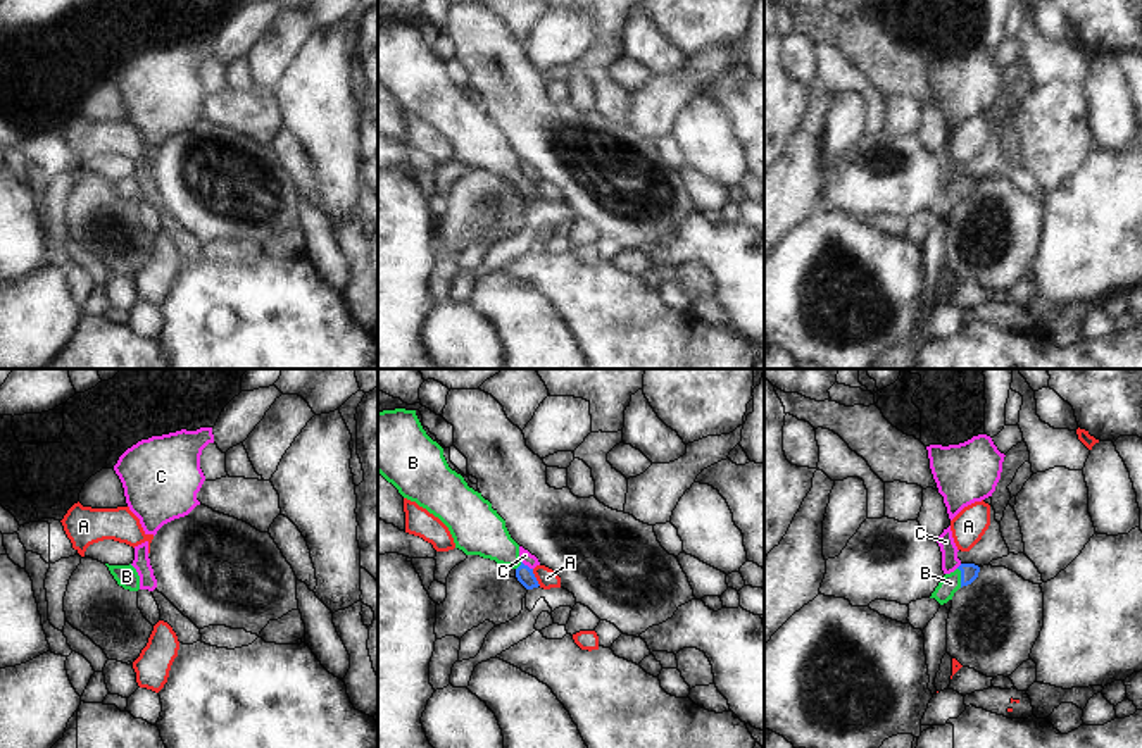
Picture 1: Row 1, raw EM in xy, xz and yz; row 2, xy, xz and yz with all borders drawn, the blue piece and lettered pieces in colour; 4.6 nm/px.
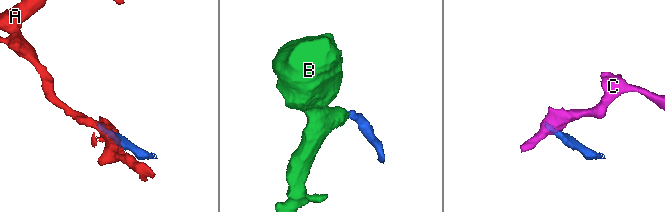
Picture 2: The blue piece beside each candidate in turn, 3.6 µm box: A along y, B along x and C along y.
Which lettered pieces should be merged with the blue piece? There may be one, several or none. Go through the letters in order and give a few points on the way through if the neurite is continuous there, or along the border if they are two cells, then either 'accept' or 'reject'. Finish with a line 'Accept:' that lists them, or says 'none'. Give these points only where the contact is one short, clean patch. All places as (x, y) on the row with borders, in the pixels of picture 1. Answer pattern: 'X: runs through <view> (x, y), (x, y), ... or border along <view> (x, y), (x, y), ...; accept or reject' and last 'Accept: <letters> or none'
A: border along xz (532, 569), (540, 585); reject
B: runs through yz (968, 571), (961, 578), (951, 583); accept
C: border along xz (521, 560), (532, 569); reject
Accept: B

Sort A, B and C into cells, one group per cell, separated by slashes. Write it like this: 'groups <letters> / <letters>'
groups A / B / C

